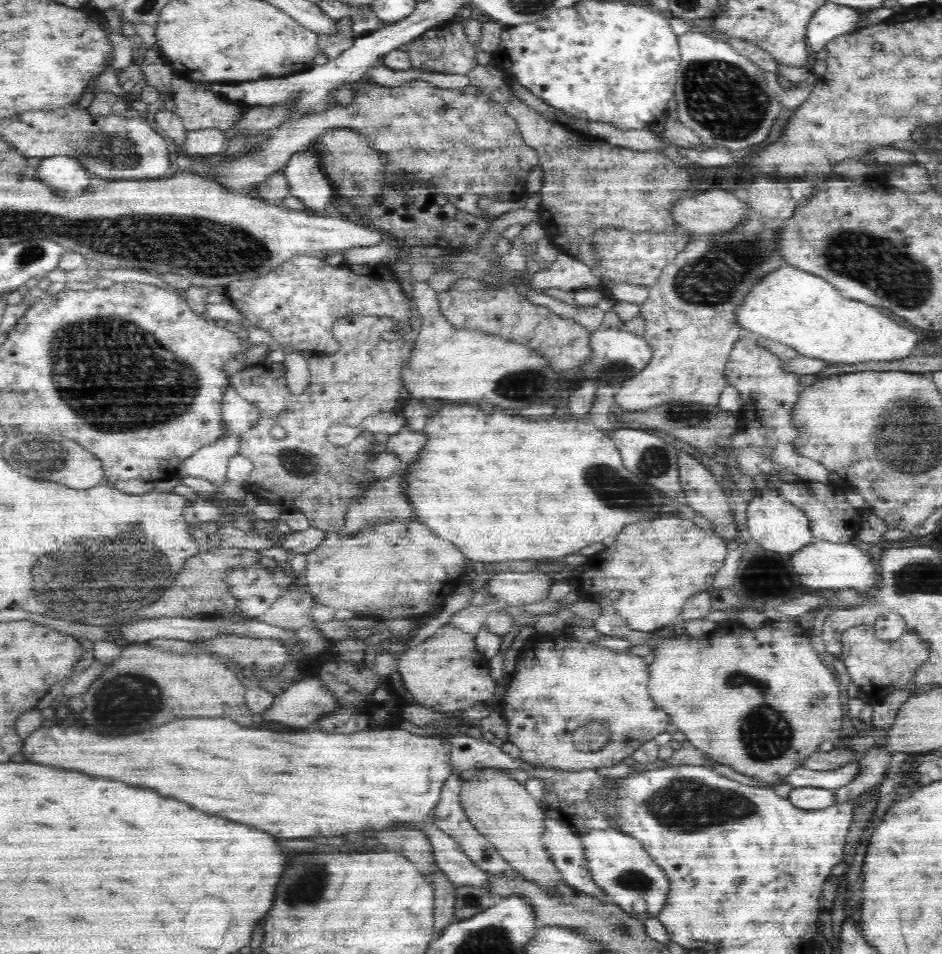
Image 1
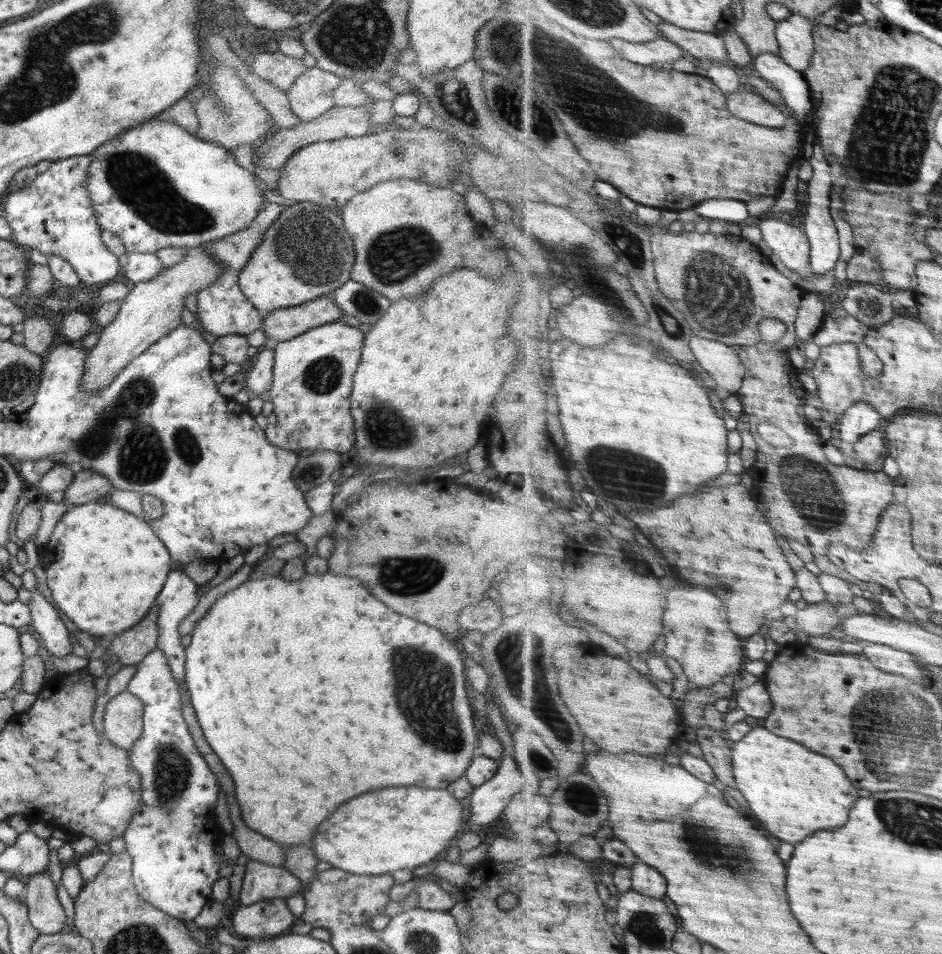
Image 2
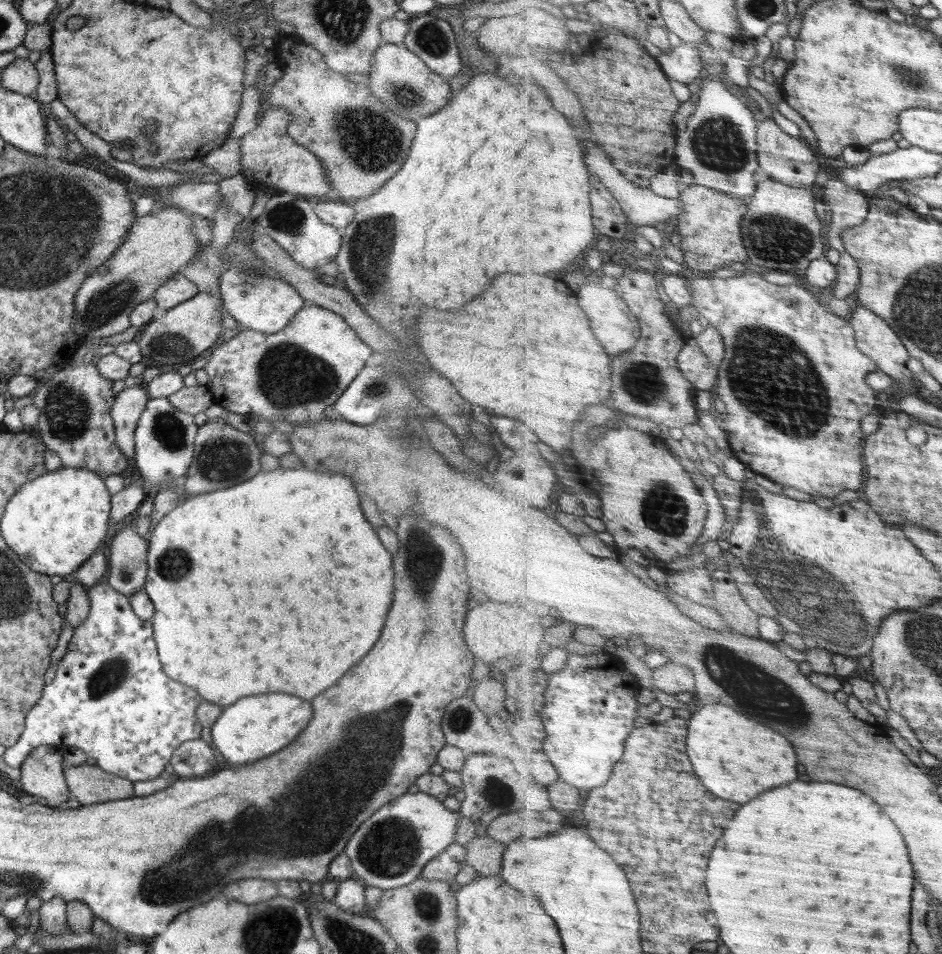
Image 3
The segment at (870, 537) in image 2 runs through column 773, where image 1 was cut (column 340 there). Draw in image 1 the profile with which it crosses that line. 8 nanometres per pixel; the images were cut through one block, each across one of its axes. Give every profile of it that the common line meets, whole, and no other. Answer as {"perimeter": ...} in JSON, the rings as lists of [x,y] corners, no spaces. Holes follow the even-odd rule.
{"perimeter":[[[364,315],[337,319],[333,326],[335,340],[339,343],[336,352],[301,352],[310,373],[310,384],[298,395],[286,386],[283,363],[268,364],[268,370],[260,368],[259,378],[253,371],[249,374],[240,371],[229,378],[242,399],[257,412],[256,422],[240,438],[238,453],[254,463],[254,468],[242,483],[254,484],[258,494],[271,496],[286,508],[302,509],[310,527],[324,531],[344,527],[347,498],[363,491],[368,483],[374,481],[363,468],[370,459],[379,457],[372,453],[370,446],[380,438],[371,434],[364,438],[362,432],[352,446],[348,442],[346,446],[340,446],[328,438],[328,428],[332,424],[360,428],[366,416],[393,411],[403,402],[397,370],[413,342],[384,341],[380,338],[383,331],[394,332],[386,319]],[[276,426],[284,430],[282,438],[272,436],[270,430]]]}

